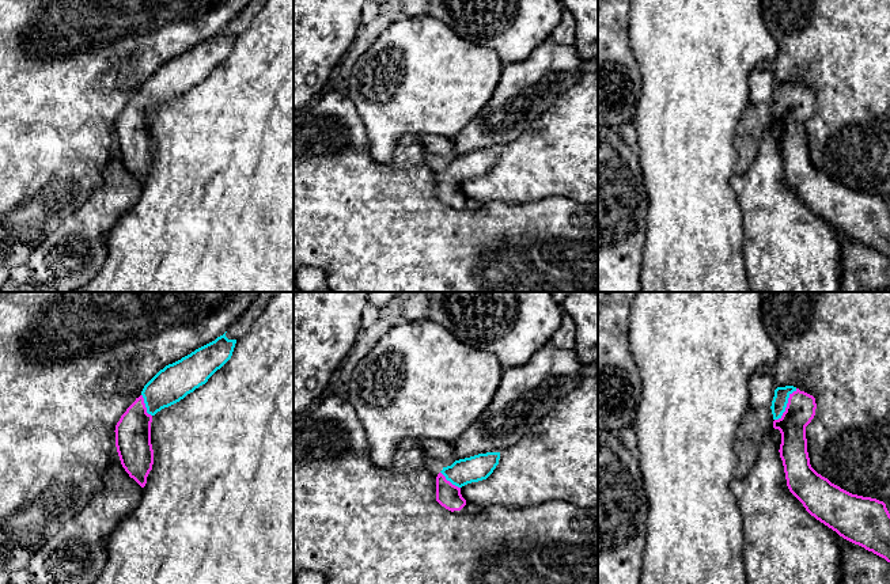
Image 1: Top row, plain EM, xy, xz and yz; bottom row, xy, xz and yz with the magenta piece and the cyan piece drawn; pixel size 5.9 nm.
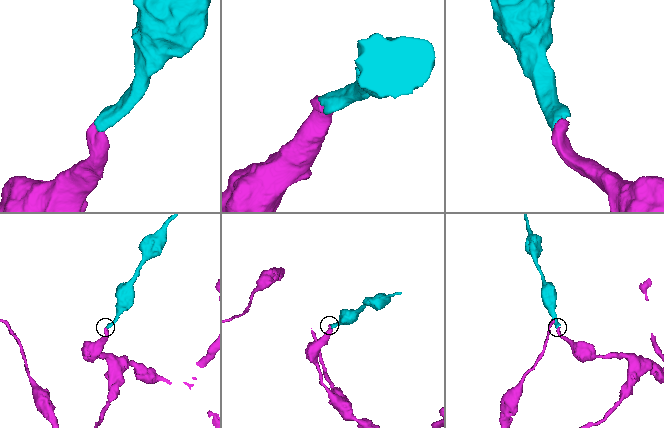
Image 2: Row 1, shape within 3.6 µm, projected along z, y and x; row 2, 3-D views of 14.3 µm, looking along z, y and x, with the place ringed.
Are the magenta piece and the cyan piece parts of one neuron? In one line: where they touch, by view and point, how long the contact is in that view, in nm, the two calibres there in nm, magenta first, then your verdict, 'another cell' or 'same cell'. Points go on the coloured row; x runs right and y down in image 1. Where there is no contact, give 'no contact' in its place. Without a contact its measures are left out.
yz (787, 405) | 240 nm | 180/90 nm | same cell

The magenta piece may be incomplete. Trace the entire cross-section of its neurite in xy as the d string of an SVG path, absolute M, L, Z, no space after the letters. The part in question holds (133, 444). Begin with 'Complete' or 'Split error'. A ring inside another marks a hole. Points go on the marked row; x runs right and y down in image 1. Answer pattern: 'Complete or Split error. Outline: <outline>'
Split error. Outline: M226 333L215 341L196 349L181 360L160 369L143 388L141 395L126 409L115 425L115 447L122 467L141 488L154 464L154 450L151 444L152 417L164 407L168 407L200 386L220 369L232 356L236 340L228 340Z

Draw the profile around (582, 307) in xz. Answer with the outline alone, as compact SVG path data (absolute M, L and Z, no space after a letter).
M571 292L561 306L576 326L573 350L579 361L598 363L598 292Z

